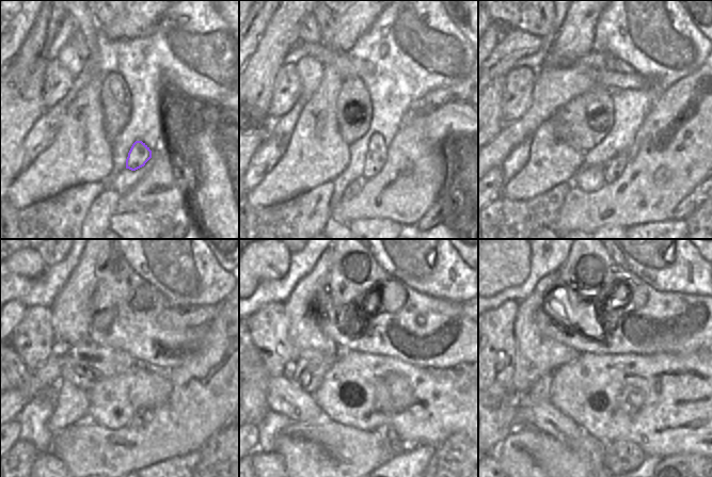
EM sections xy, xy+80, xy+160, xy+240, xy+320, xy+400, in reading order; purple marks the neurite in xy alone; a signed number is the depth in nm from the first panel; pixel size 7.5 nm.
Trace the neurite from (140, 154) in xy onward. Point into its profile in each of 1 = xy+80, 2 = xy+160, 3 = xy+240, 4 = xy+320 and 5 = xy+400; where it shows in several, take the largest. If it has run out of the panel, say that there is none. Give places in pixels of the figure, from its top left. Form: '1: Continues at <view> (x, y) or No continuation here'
1: Continues at xy+80 (376, 157)
2: Continues at xy+160 (615, 167)
3: Continues at xy+240 (141, 416)
4: Continues at xy+320 (388, 434)
5: Continues at xy+400 (620, 456).

